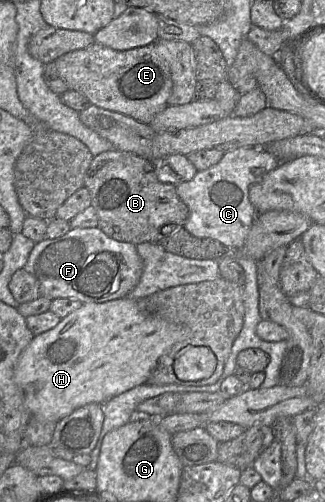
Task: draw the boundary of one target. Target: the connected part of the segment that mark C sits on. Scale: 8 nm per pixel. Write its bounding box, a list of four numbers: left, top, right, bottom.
[175,147,279,251]

